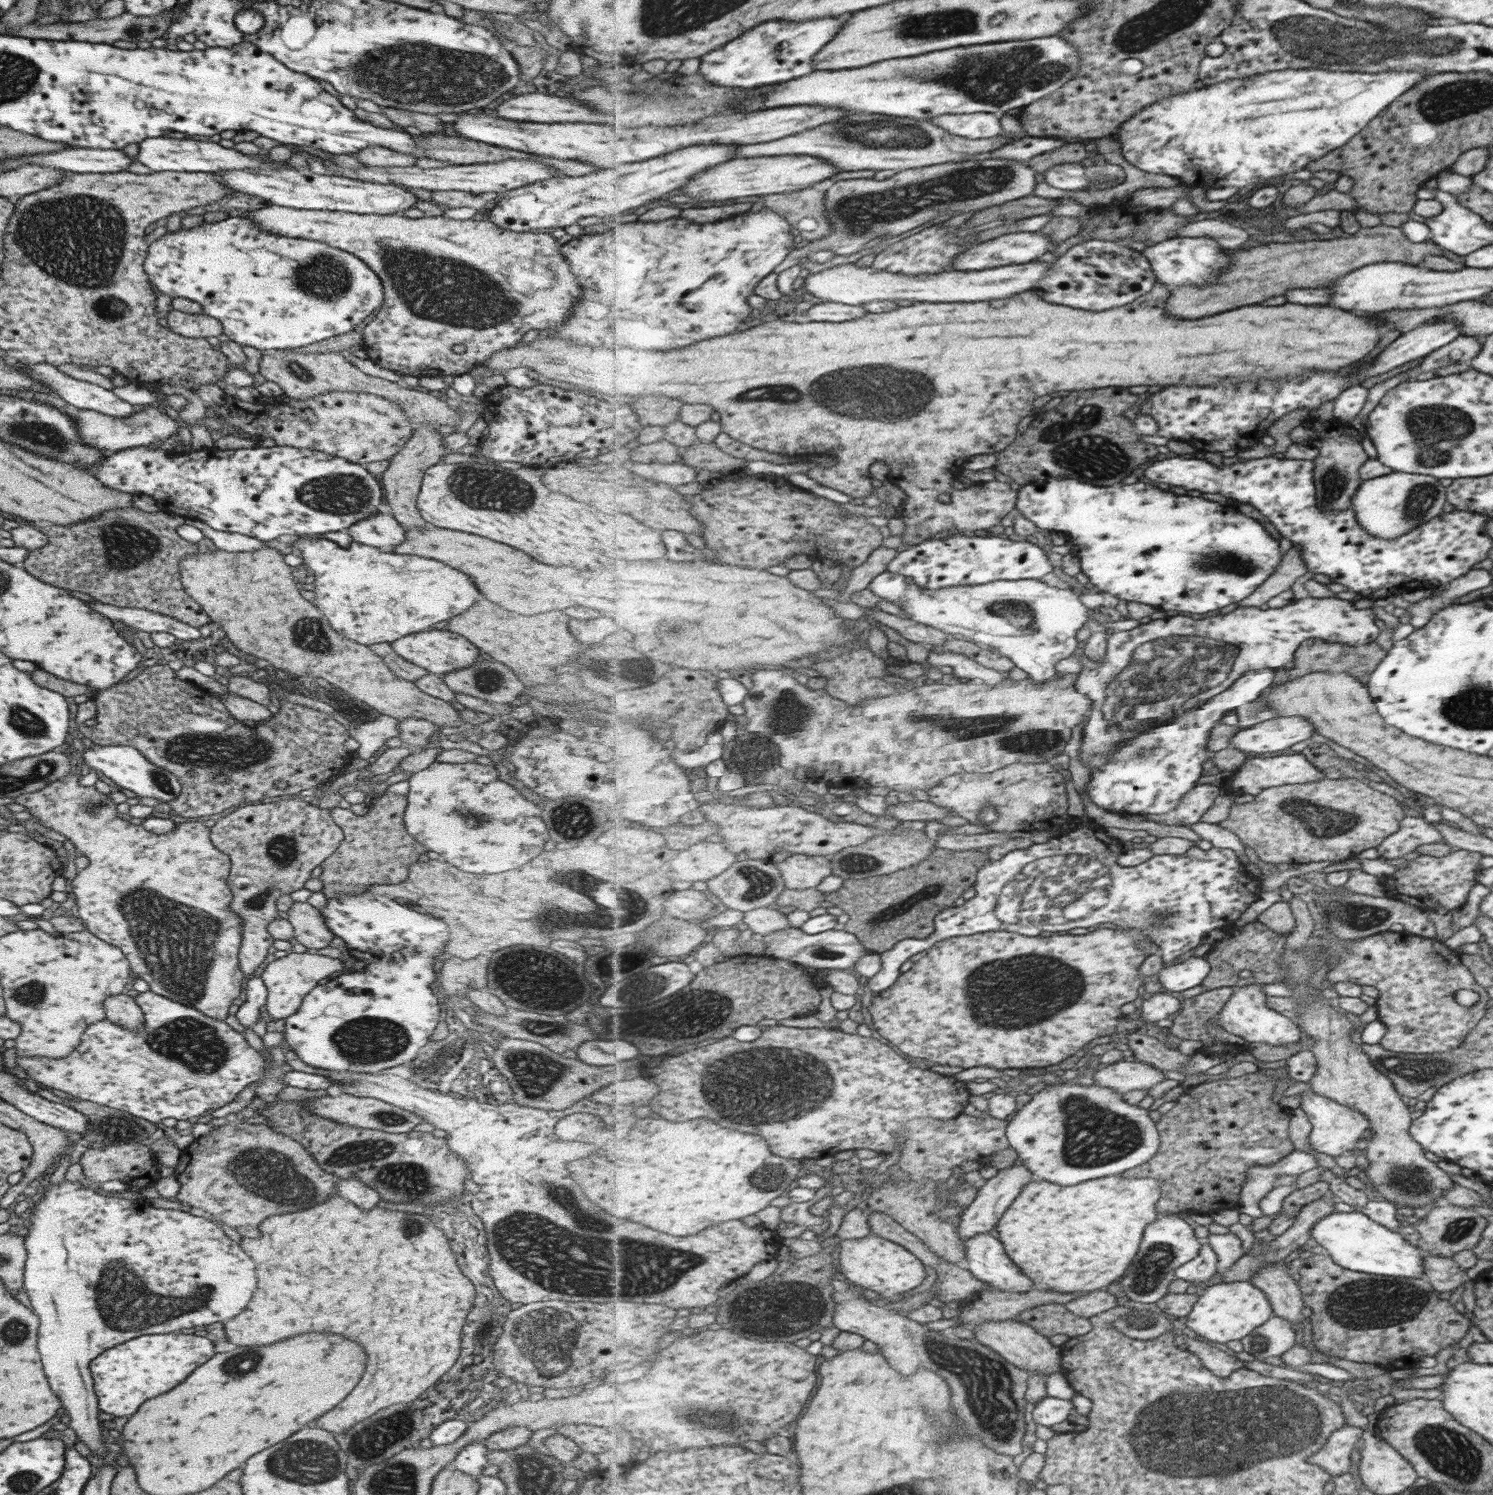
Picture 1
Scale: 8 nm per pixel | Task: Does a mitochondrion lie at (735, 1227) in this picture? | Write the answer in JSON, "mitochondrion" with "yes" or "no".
{"mitochondrion":"no"}

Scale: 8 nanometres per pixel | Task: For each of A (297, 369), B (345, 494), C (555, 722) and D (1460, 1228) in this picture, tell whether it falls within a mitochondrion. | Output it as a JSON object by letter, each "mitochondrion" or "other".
{"A":"mitochondrion","B":"mitochondrion","C":"other","D":"mitochondrion"}

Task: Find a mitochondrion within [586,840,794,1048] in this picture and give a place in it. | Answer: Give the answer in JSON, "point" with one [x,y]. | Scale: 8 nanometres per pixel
{"point":[639,994]}

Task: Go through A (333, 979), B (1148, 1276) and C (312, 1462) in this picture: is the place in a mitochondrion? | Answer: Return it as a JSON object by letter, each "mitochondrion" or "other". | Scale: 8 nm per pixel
{"A":"other","B":"mitochondrion","C":"mitochondrion"}

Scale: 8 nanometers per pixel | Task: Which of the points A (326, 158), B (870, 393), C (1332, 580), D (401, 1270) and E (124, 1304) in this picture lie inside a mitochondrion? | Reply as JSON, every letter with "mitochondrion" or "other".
{"A":"other","B":"mitochondrion","C":"other","D":"other","E":"mitochondrion"}

